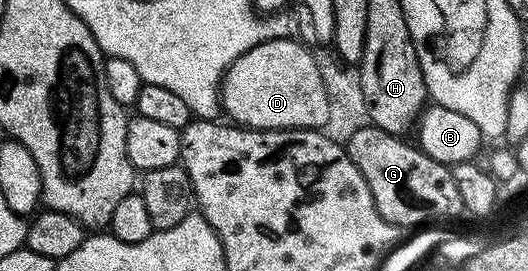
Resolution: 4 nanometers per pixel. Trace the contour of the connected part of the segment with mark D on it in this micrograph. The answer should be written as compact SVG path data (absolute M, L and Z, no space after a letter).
M295 38L286 40L266 40L257 46L253 46L249 50L245 50L245 54L241 54L241 58L237 58L227 68L226 74L223 75L221 85L221 108L225 113L226 119L234 122L247 129L318 129L323 130L326 126L326 118L329 117L329 95L326 94L325 85L321 80L321 73L314 62L313 51L308 45L300 42Z

